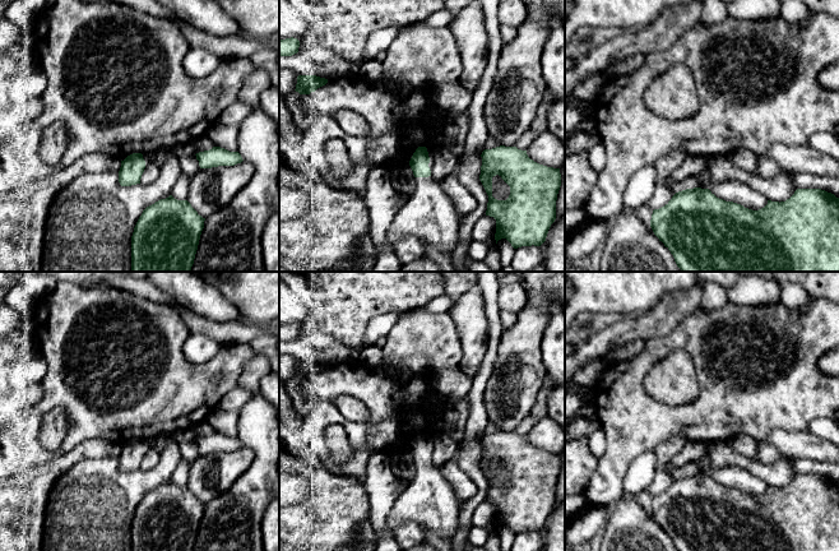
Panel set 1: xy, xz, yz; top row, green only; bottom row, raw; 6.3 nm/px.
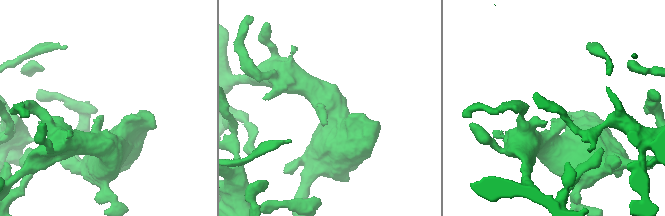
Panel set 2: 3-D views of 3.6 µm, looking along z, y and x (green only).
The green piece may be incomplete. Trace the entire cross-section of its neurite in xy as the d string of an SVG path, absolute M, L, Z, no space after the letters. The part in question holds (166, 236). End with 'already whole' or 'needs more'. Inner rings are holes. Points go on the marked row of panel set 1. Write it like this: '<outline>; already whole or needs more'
M172 195L147 207L131 236L131 272L190 272L204 221L187 200Z; already whole

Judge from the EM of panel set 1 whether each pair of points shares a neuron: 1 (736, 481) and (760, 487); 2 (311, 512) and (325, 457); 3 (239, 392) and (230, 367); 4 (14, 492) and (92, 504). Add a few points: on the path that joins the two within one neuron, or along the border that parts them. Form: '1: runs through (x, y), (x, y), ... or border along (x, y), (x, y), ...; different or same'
1: runs through (742, 481), (754, 486); same
2: border along (319, 458), (330, 471), (351, 476); different
3: border along (236, 384), (222, 397), (217, 408); different
4: border along (64, 472), (55, 481), (50, 492), (42, 527); different

